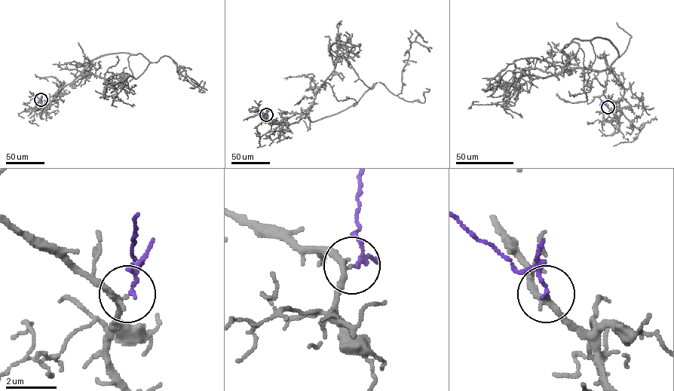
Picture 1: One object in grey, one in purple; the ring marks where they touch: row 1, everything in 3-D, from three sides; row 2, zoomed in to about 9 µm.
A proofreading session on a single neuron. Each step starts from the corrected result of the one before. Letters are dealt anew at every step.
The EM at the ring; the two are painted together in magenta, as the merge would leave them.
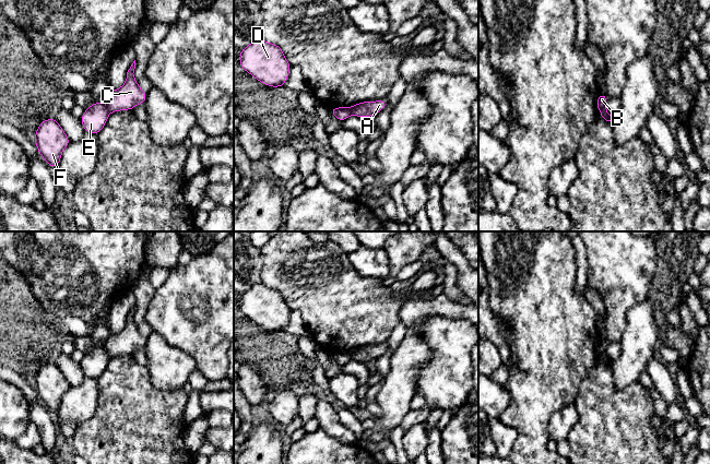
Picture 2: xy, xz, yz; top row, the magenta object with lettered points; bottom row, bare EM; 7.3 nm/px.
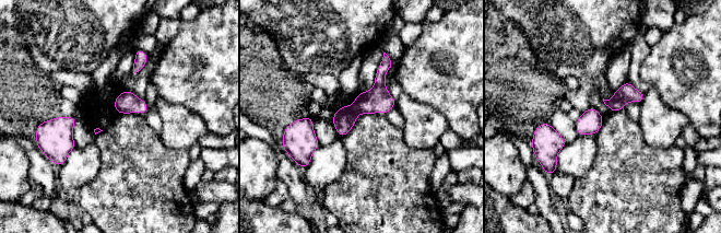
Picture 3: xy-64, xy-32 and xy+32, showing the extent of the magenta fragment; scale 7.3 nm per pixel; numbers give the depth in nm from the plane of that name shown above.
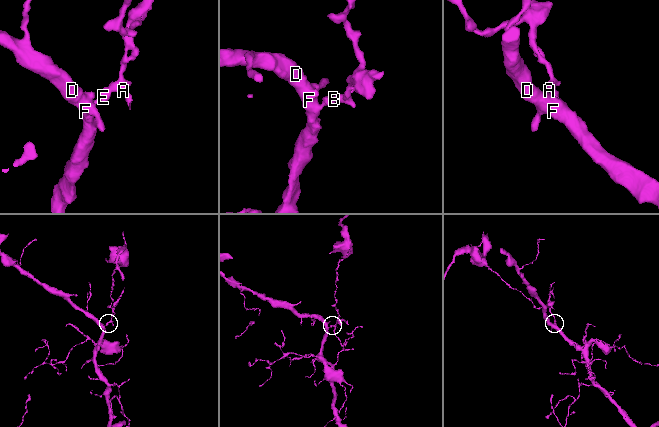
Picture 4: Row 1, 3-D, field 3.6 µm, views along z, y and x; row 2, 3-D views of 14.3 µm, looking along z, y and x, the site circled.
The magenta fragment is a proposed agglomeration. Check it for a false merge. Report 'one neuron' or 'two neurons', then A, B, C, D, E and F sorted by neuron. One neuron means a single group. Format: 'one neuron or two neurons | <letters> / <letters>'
two neurons | A B C / D E F

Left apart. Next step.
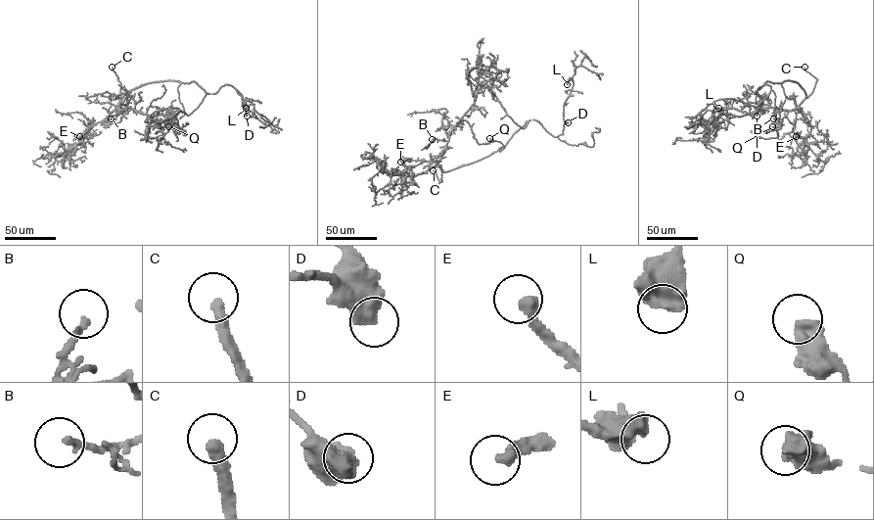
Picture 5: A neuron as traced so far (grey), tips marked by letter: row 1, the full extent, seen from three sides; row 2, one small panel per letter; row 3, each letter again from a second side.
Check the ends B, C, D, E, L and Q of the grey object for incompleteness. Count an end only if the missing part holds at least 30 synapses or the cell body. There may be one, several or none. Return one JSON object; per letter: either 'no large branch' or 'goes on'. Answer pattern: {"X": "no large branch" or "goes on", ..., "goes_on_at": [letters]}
{"B": "goes on", "C": "goes on", "D": "no large branch", "E": "goes on", "L": "no large branch", "Q": "no large branch", "goes_on_at": ["B", "C", "E"]}

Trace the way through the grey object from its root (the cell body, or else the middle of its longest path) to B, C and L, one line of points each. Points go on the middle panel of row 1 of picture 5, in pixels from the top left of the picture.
B: (493, 152), (443, 171), (438, 162), (447, 142), (436, 138), (431, 142), (432, 139)
C: (493, 152), (442, 171), (438, 183), (433, 170)
L: (493, 152), (530, 119), (553, 136), (562, 134), (564, 105), (573, 78), (567, 84)

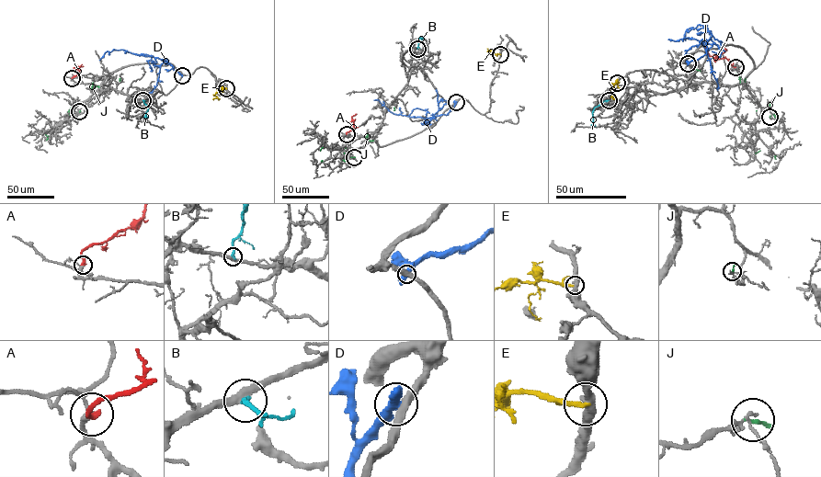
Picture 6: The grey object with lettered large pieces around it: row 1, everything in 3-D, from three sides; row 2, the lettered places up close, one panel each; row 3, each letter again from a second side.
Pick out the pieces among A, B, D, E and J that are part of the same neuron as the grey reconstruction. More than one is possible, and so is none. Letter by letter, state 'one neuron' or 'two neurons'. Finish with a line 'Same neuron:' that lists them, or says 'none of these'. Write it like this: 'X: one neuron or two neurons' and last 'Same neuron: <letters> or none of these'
A: one neuron
B: two neurons
D: two neurons
E: two neurons
J: two neurons
Same neuron: A

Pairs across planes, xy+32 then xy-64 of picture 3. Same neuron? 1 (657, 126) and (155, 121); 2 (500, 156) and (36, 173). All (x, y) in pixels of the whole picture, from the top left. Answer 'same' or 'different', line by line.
1: different
2: different

